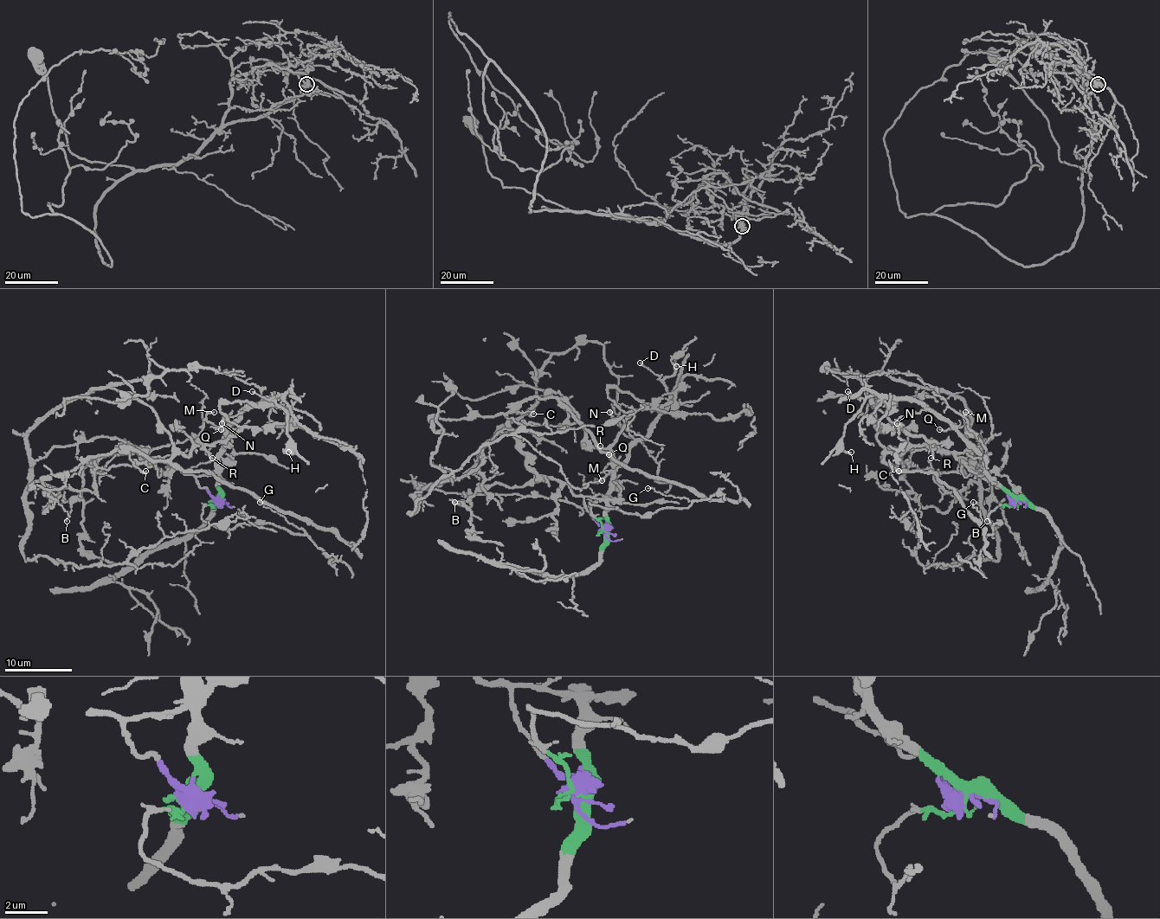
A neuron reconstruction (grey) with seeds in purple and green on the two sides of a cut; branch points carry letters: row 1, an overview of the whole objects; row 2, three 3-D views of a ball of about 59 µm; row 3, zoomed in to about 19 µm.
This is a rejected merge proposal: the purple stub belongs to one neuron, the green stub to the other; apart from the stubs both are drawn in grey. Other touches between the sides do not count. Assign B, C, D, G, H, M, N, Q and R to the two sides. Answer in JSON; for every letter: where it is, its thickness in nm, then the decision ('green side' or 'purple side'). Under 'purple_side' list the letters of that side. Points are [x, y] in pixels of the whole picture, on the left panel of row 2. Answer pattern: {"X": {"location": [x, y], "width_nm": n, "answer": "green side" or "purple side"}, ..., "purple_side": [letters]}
{"B": {"location": [67, 521], "width_nm": 130, "answer": "purple side"}, "C": {"location": [145, 471], "width_nm": 130, "answer": "purple side"}, "D": {"location": [252, 391], "width_nm": 120, "answer": "green side"}, "G": {"location": [260, 502], "width_nm": 130, "answer": "green side"}, "H": {"location": [288, 452], "width_nm": 190, "answer": "green side"}, "M": {"location": [214, 412], "width_nm": 100, "answer": "green side"}, "N": {"location": [222, 423], "width_nm": 140, "answer": "green side"}, "Q": {"location": [221, 429], "width_nm": 120, "answer": "green side"}, "R": {"location": [212, 458], "width_nm": 150, "answer": "purple side"}, "purple_side": ["B", "C", "R"]}

